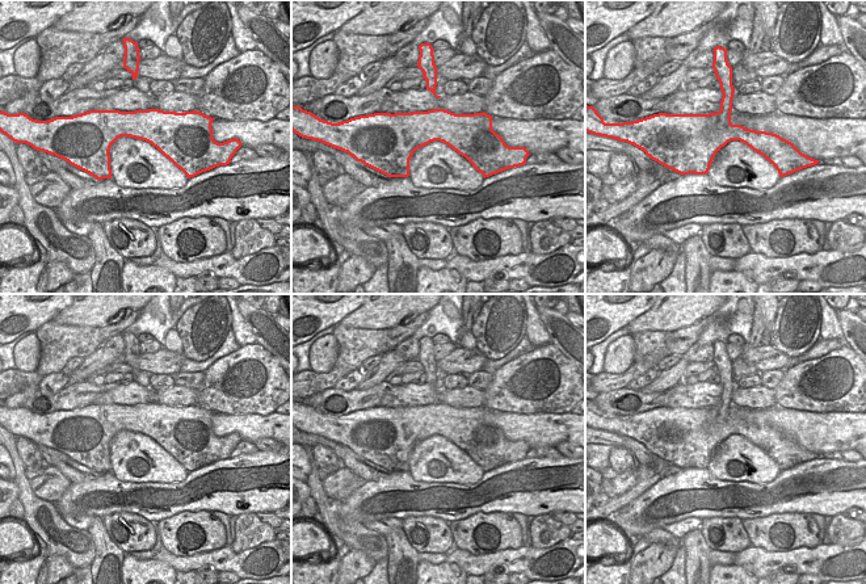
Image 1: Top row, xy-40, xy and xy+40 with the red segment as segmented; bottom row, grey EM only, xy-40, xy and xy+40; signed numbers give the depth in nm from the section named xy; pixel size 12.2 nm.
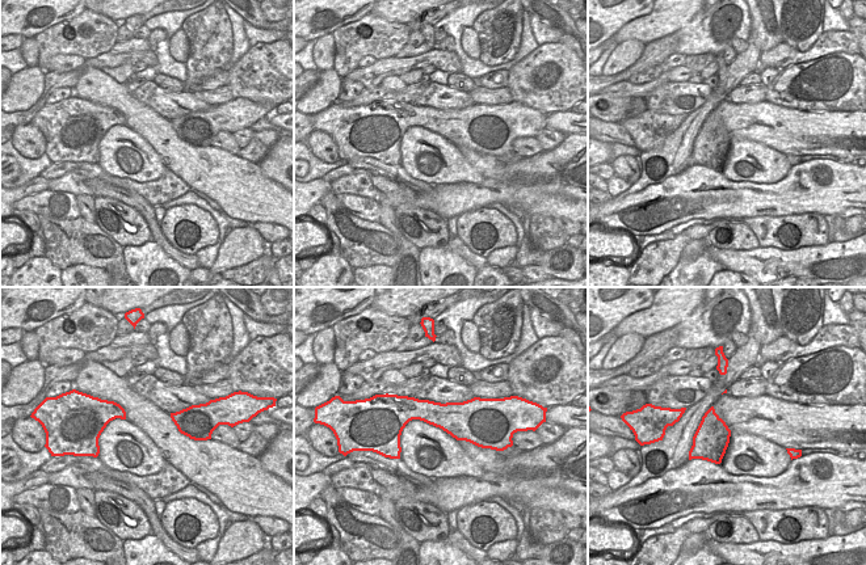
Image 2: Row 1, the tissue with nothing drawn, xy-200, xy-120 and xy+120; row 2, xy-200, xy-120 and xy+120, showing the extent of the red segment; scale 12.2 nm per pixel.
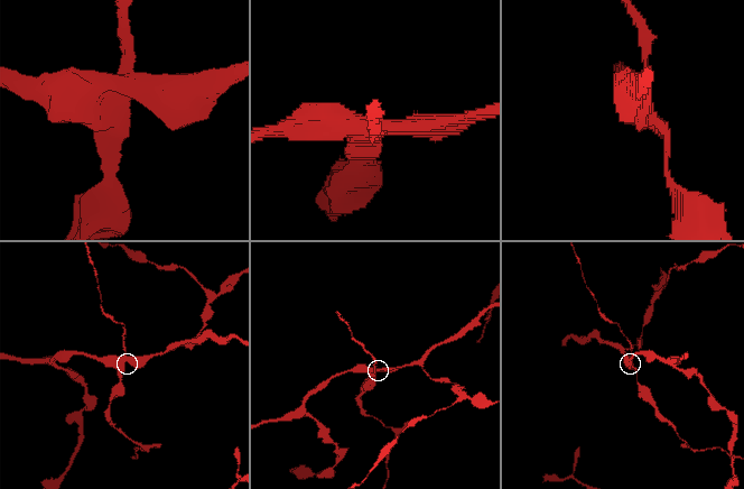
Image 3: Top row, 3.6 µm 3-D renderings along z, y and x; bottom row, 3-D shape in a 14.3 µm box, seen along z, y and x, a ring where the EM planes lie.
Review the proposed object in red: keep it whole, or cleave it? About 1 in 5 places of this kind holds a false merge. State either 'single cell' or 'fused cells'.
fused cells

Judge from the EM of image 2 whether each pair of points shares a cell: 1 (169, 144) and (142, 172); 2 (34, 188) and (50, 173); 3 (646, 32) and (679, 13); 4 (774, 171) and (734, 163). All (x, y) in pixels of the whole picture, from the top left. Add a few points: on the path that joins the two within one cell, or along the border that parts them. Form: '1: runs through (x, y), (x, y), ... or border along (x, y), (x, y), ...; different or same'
1: border along (137, 133), (151, 146), (168, 168); different
2: border along (40, 175), (47, 180); different
3: runs through (654, 26), (671, 13); same
4: runs through (764, 165), (757, 161), (744, 160); same

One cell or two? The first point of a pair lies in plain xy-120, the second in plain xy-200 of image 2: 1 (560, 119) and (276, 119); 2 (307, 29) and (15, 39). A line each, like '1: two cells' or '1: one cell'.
1: one cell
2: two cells

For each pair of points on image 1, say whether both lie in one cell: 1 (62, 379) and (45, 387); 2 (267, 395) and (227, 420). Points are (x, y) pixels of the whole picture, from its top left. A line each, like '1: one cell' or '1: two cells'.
1: one cell
2: two cells

